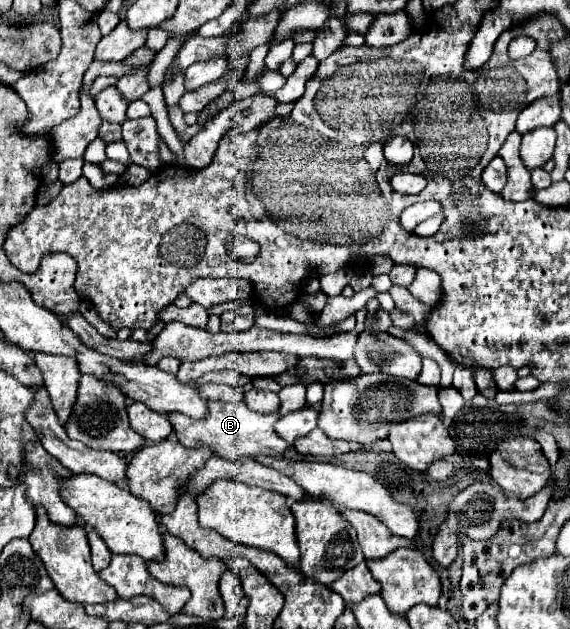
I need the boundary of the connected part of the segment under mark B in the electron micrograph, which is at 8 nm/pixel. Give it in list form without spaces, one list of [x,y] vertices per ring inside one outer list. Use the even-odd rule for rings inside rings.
[[[209,401],[209,415],[205,415],[205,419],[191,419],[181,413],[169,413],[167,419],[171,421],[181,445],[197,447],[203,443],[213,451],[213,455],[229,461],[237,461],[239,457],[257,457],[257,455],[281,457],[289,449],[289,445],[273,431],[273,423],[279,417],[275,413],[263,415],[263,413],[249,411],[245,403]]]

